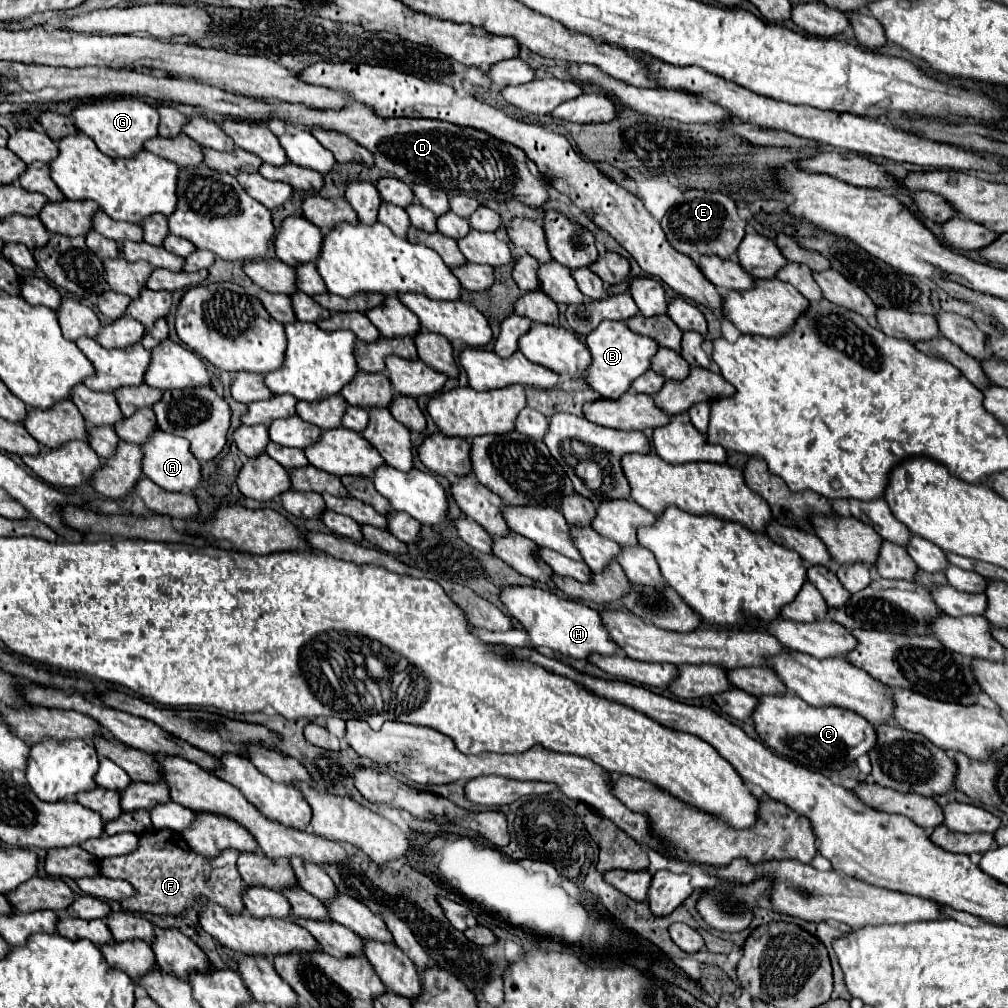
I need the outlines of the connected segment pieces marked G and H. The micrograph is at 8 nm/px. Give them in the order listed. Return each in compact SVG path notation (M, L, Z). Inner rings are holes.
M106 98L84 102L72 110L72 116L76 128L90 136L96 142L96 146L112 158L134 156L142 150L148 138L158 136L158 112L154 106L146 104L140 98Z
M502 586L500 600L510 616L514 616L530 634L534 646L544 646L570 658L588 658L592 652L606 656L620 652L620 648L608 638L598 612L582 602L564 600L554 592L546 592L536 586Z

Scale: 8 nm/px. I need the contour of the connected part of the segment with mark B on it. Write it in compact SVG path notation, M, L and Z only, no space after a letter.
M602 320L596 326L596 330L592 330L586 336L586 346L592 354L592 364L584 372L584 380L590 386L590 390L598 392L602 398L608 400L620 398L628 390L632 380L636 380L650 368L650 360L658 350L658 344L652 338L634 334L632 330L628 330L624 322L618 320Z

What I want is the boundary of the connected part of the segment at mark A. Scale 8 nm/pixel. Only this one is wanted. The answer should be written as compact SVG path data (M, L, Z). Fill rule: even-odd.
M156 430L144 444L142 444L142 474L146 478L150 478L152 482L156 482L160 488L168 490L168 492L188 492L192 488L196 488L196 484L200 482L202 474L200 474L200 462L194 458L194 454L190 454L190 446L184 438L176 436L176 434L166 434L162 430Z

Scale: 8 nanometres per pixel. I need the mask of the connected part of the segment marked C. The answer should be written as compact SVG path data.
M792 692L782 696L758 696L758 710L752 714L754 730L778 756L794 758L810 770L842 770L874 746L874 726L860 714L838 706L810 706Z

